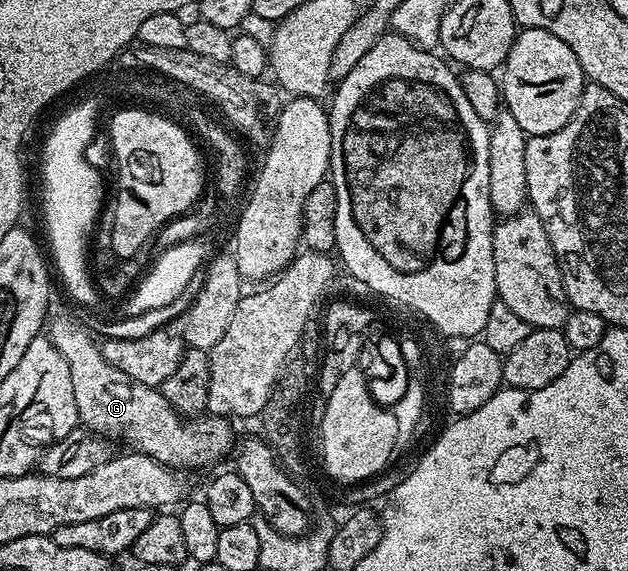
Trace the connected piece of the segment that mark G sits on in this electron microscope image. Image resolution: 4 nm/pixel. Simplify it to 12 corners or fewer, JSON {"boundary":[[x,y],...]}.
{"boundary":[[67,317],[49,336],[90,432],[176,471],[232,456],[228,418],[184,419]]}

